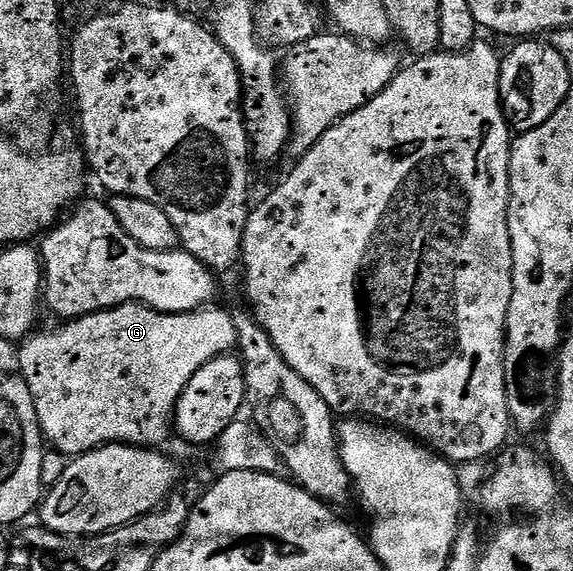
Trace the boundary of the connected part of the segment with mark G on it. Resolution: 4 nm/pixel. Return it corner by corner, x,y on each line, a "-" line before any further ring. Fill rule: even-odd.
128,302
122,306
112,306
110,310
100,310
82,318
66,321
61,324
58,330
49,330
46,334
37,332
24,339
19,346
21,351
17,354
18,367
16,366
16,369
19,371
21,379
27,384
27,388
31,388
31,396
35,400
35,412
39,416
41,432
45,436
46,443
52,449
58,450
60,454
66,456
86,454
110,444
146,448
164,447
163,444
168,440
169,433
171,435
174,433
173,413
177,411
177,401
187,388
191,376
195,376
195,372
199,372
199,368
203,368
203,364
220,358
222,354
230,353
236,347
237,333
232,313
228,309
226,311
213,309
217,308
202,308
186,314
161,314
158,310
152,310
150,306
142,306
140,302

